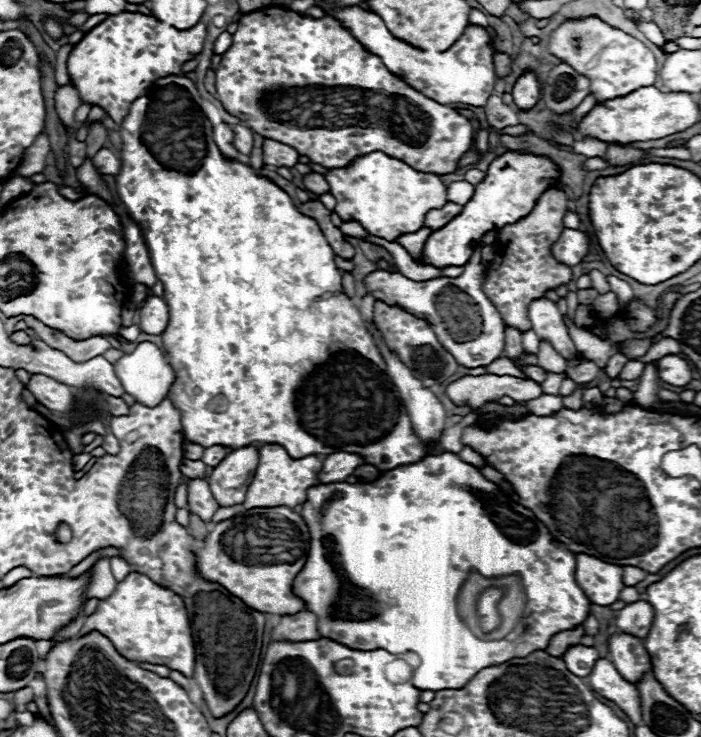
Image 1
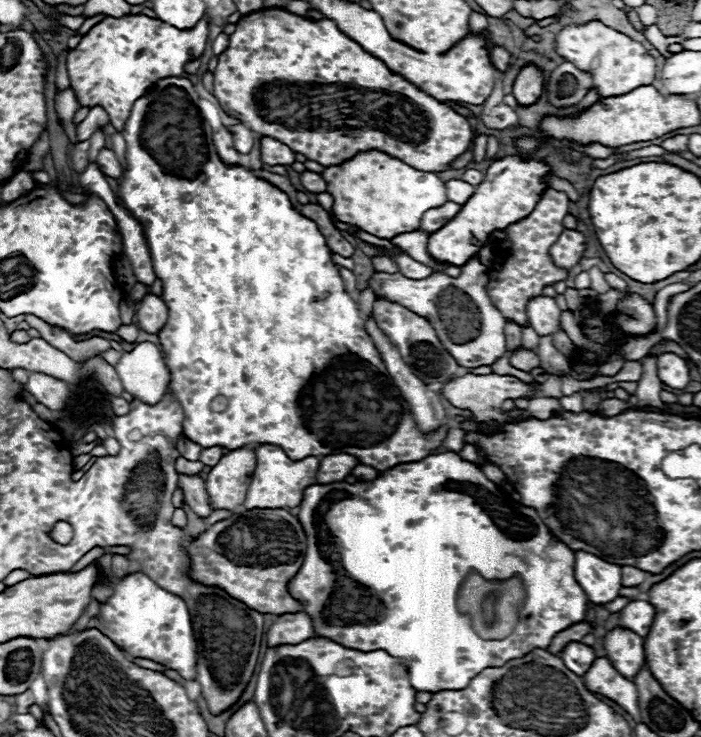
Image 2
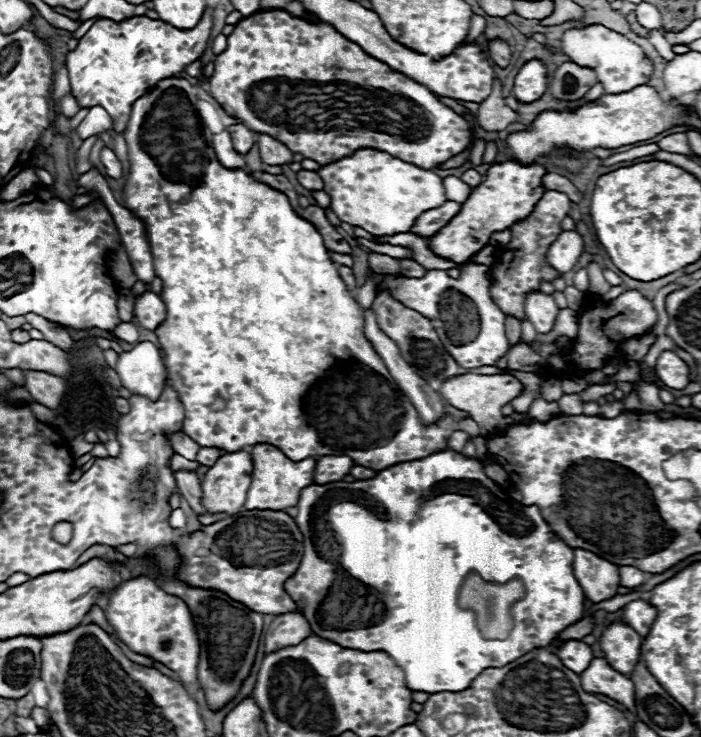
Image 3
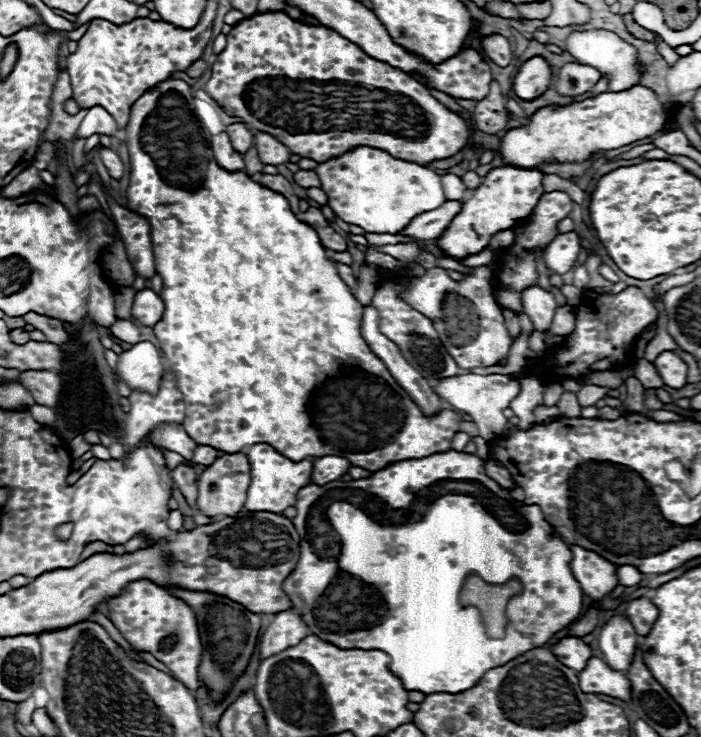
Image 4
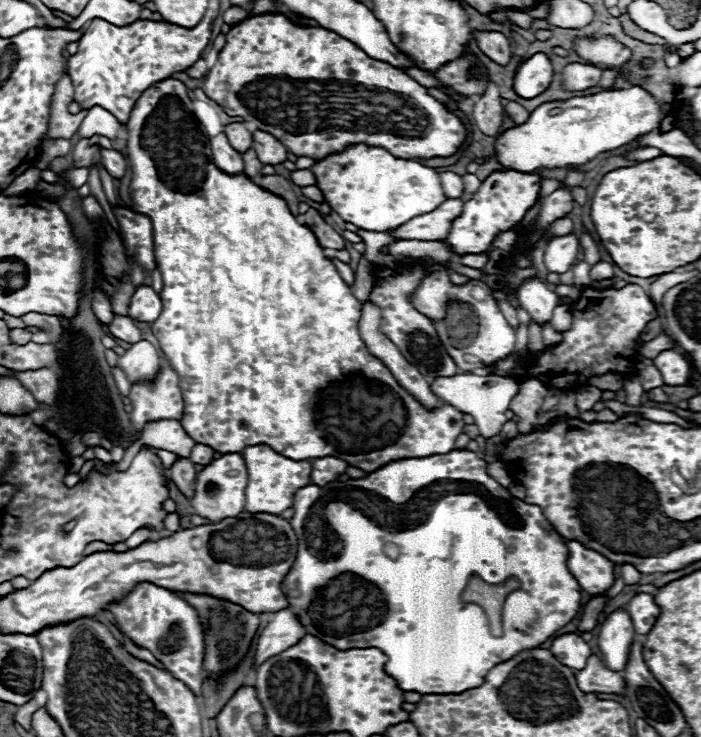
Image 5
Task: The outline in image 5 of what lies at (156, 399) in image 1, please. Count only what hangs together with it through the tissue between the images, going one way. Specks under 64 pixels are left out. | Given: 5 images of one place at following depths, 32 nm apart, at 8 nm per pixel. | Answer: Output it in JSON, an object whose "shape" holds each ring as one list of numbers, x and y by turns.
{"shape":[[140,340,134,342,124,356,120,356,118,364,124,368,130,382,152,380,160,368,160,356,150,342]]}

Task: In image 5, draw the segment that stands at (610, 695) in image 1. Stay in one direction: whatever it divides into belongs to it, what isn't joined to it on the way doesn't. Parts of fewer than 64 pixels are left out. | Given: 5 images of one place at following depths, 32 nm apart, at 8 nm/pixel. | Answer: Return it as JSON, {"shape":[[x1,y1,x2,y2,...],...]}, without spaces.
{"shape":[[592,654,582,670,574,672,576,684,584,692,612,692,618,694,624,690,624,678,620,672,612,672,604,666,604,662]]}

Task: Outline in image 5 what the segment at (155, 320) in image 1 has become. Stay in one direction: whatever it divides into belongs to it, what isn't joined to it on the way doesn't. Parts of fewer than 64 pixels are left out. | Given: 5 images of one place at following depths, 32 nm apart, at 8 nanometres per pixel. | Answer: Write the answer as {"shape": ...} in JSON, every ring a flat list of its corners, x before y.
{"shape":[[138,286,130,298,128,306,128,316,132,320,140,322,154,322,160,316,162,310,162,300,158,292,154,292,150,286]]}

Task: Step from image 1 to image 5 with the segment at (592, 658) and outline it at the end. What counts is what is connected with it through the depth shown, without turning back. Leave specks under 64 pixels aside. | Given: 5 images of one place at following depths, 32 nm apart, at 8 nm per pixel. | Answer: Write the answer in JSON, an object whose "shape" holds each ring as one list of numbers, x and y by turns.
{"shape":[[566,632,562,636,556,636,552,640,550,652,554,654,554,658,560,664,564,664,568,668,574,668,574,670,582,670,586,666,588,656,592,654,590,646,576,632]]}

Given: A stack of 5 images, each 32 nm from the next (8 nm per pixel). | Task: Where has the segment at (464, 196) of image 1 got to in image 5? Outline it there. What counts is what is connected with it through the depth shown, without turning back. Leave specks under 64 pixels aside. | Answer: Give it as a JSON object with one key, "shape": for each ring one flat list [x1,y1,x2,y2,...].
{"shape":[[442,172,440,180,442,180,442,188,448,198,462,198,462,188,464,188,462,176,454,172]]}

